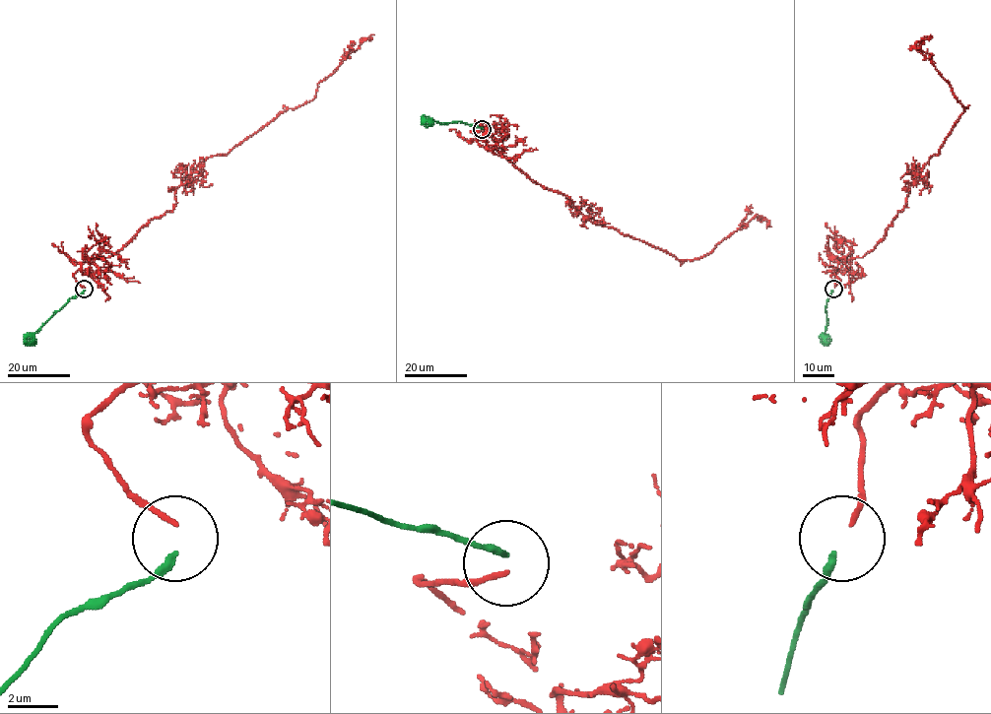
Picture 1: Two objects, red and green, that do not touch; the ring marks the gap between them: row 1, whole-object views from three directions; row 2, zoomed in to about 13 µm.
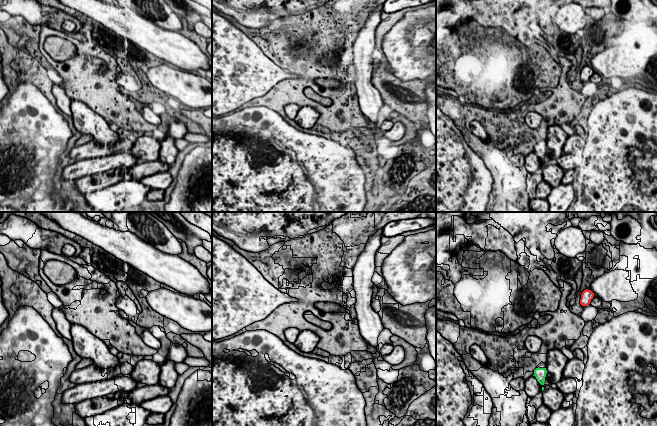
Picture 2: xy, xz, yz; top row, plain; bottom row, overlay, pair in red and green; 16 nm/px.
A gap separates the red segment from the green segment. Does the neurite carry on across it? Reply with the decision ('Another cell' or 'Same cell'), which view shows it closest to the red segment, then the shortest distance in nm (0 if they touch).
Another cell. Closest in yz. Distance 1150 nm

